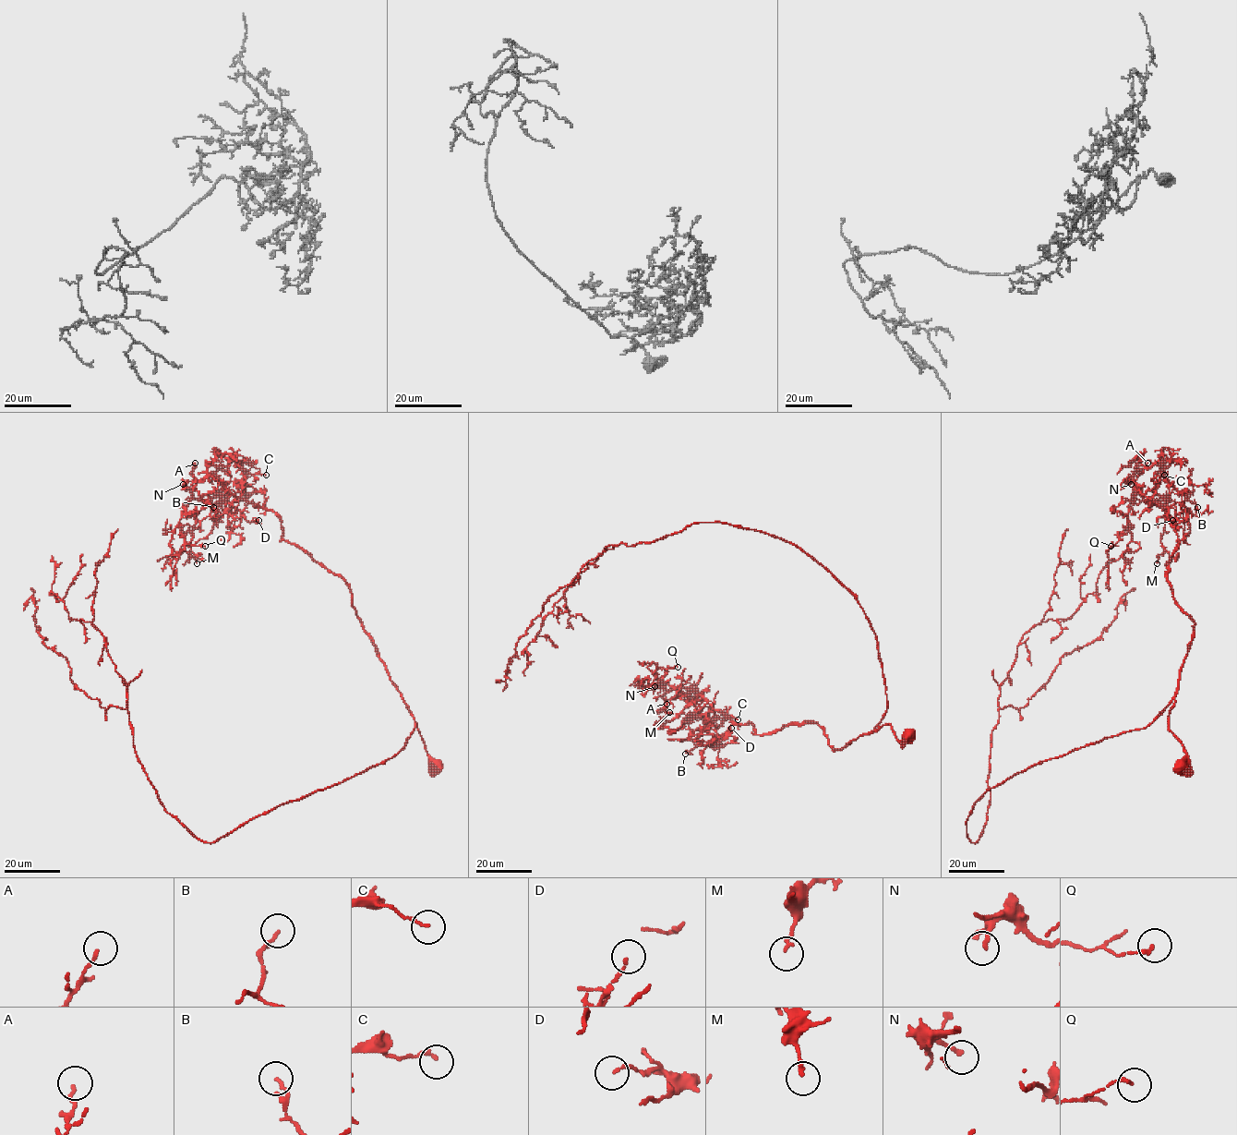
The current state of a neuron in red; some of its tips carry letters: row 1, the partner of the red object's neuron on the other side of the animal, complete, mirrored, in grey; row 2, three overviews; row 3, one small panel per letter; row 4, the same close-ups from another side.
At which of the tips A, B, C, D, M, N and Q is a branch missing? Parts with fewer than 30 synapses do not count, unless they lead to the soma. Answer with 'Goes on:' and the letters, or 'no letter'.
Goes on: no letter

